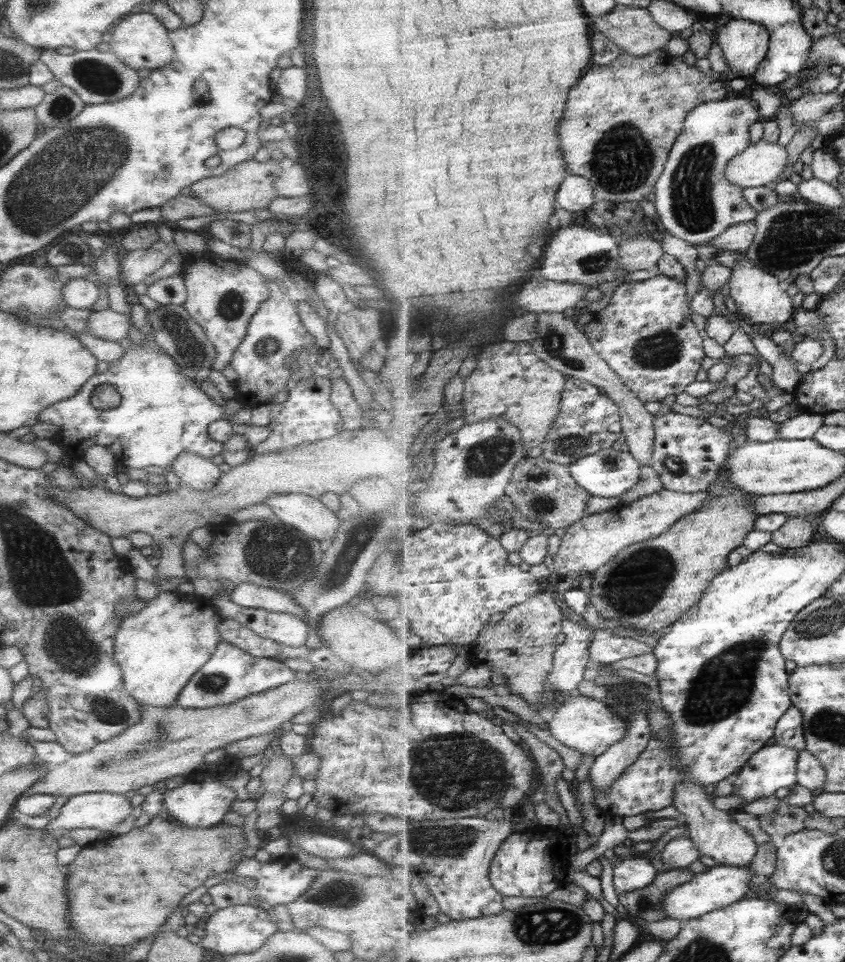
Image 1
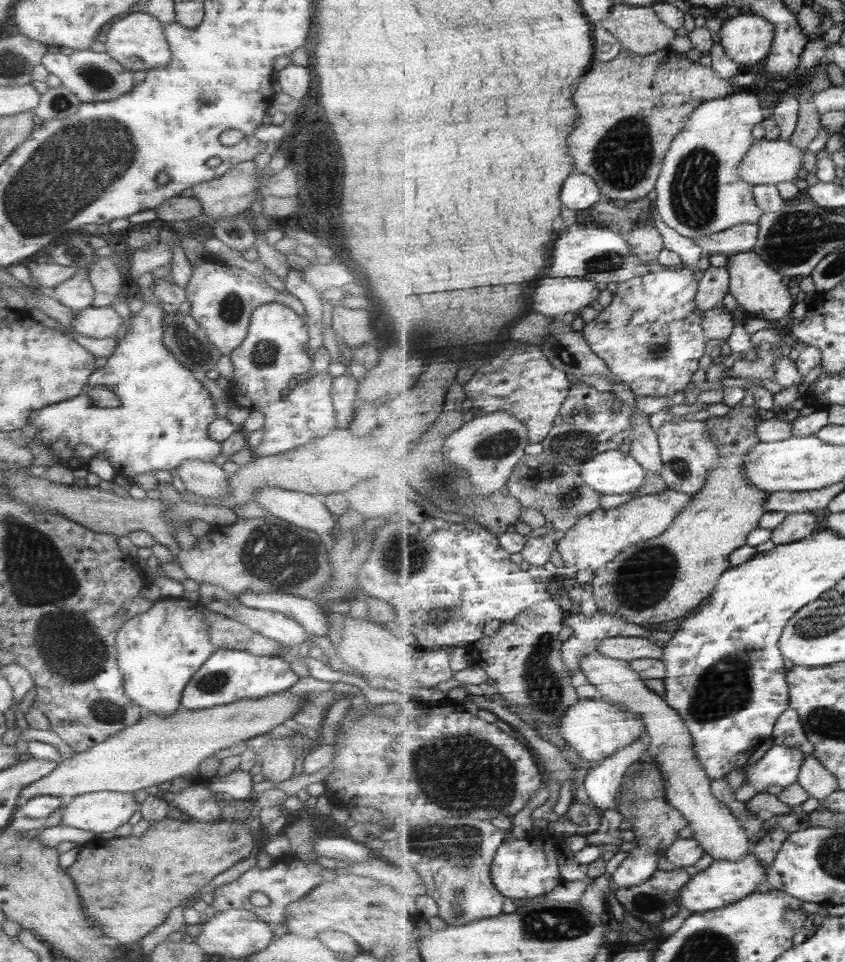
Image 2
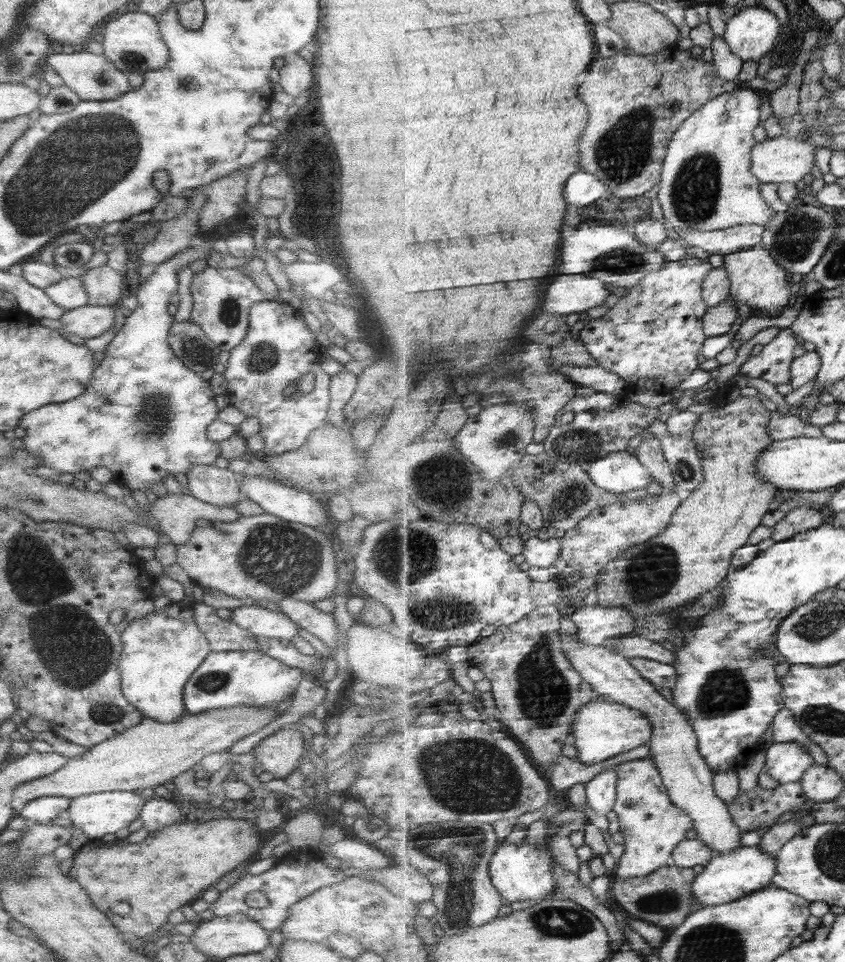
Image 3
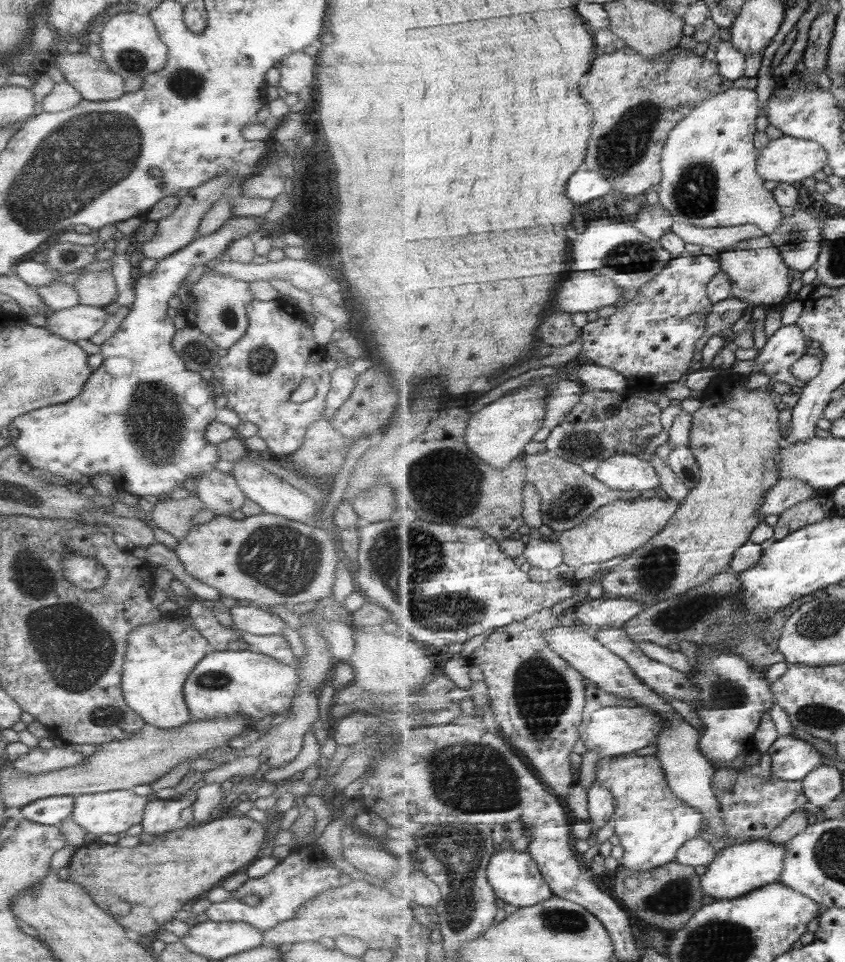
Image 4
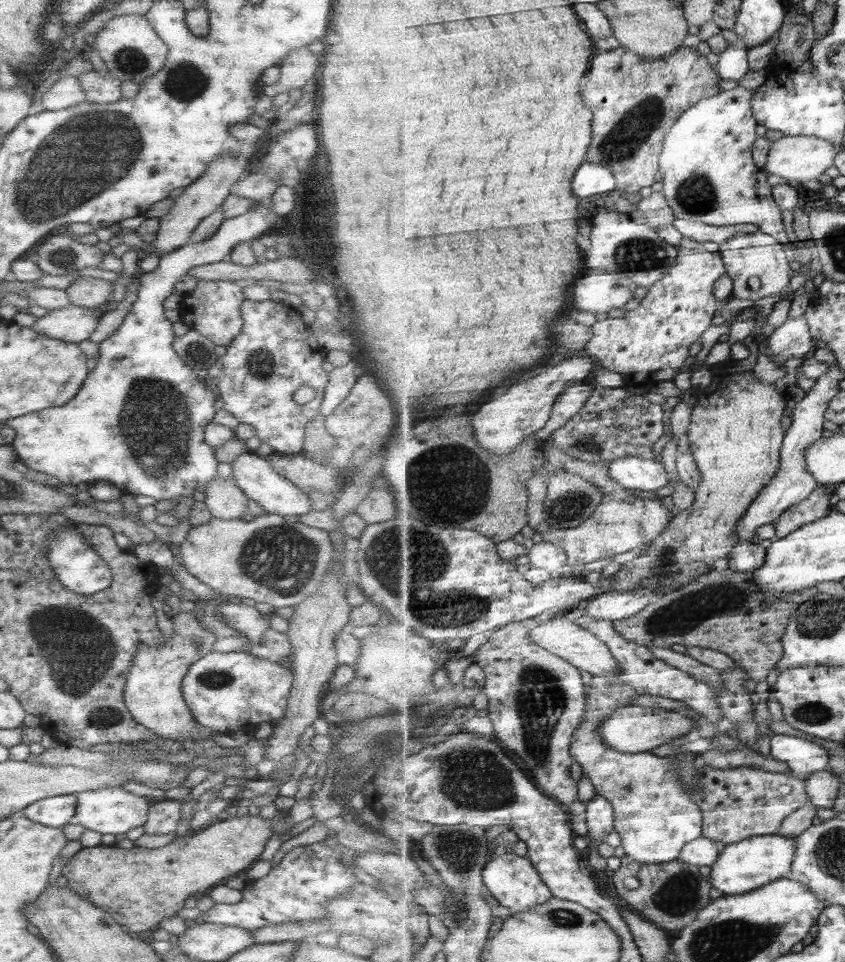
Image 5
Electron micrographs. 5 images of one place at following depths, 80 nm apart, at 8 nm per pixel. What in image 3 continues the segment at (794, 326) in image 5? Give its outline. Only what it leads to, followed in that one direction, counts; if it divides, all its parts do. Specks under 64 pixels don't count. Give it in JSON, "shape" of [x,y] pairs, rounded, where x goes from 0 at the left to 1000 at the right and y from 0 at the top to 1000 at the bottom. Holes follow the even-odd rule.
{"shape":[[[923,342],[915,357],[904,360],[897,370],[889,370],[877,379],[875,387],[882,392],[902,393],[915,400],[936,400],[936,379],[948,357],[938,342]]]}

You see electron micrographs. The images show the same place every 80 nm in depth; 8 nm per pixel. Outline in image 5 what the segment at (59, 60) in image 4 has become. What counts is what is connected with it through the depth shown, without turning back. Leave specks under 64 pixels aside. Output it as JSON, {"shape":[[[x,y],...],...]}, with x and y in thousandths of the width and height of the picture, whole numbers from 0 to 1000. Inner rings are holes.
{"shape":[[[109,72],[89,81],[93,84],[96,94],[101,96],[99,100],[105,107],[134,108],[144,102],[140,90],[142,85],[131,78],[120,79]]]}

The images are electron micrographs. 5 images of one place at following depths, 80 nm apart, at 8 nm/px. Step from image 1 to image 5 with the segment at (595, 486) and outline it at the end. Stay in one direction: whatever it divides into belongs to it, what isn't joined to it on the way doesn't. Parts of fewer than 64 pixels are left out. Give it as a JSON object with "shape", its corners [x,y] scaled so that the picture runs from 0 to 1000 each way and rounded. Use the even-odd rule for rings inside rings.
{"shape":[[[729,476],[723,479],[722,492],[731,502],[744,509],[775,511],[792,502],[787,484],[775,477]]]}

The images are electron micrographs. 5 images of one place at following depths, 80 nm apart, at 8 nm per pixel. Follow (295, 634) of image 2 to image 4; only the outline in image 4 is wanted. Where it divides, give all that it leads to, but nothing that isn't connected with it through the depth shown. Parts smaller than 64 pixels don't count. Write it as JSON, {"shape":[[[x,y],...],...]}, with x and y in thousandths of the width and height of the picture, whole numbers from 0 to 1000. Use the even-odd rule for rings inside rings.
{"shape":[[[301,628],[293,630],[277,629],[271,633],[271,640],[279,656],[288,656],[302,661],[333,659],[337,648],[329,643],[318,633]]]}

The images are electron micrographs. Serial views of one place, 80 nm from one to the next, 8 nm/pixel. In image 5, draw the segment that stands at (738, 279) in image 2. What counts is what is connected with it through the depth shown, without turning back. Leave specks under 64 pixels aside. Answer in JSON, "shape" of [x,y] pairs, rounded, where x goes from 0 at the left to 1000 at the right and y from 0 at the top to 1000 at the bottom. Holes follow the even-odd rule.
{"shape":[[[901,238],[892,242],[872,242],[851,256],[851,261],[869,294],[869,309],[895,313],[934,301],[941,277],[934,268],[933,256],[914,243]]]}

